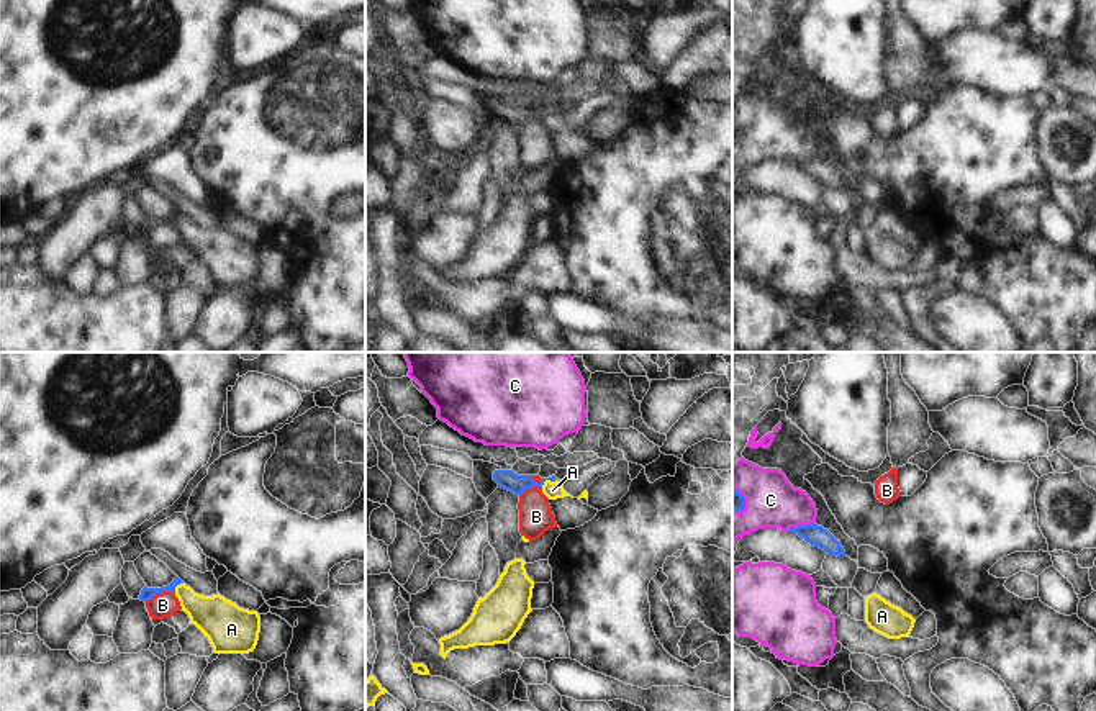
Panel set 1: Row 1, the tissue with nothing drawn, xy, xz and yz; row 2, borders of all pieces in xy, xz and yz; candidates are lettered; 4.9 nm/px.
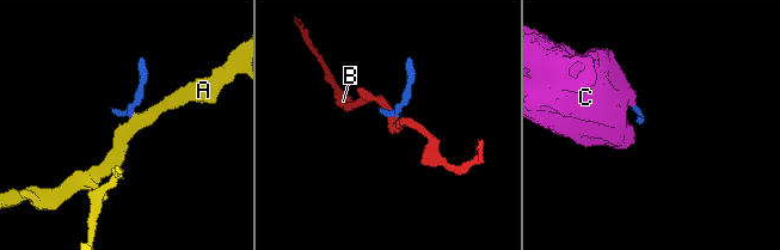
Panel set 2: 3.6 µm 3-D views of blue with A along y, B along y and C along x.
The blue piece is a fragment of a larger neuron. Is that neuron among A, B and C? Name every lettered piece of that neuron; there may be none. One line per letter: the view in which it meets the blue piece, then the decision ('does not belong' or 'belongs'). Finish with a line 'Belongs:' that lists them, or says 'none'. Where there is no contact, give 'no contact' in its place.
A: contact in xz; belongs
B: contact in xz; does not belong
C: contact in yz; does not belong
Belongs: A

